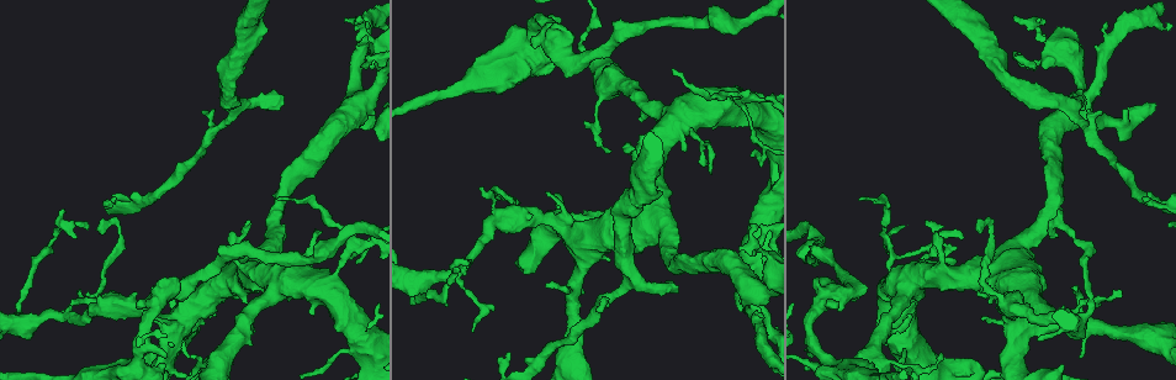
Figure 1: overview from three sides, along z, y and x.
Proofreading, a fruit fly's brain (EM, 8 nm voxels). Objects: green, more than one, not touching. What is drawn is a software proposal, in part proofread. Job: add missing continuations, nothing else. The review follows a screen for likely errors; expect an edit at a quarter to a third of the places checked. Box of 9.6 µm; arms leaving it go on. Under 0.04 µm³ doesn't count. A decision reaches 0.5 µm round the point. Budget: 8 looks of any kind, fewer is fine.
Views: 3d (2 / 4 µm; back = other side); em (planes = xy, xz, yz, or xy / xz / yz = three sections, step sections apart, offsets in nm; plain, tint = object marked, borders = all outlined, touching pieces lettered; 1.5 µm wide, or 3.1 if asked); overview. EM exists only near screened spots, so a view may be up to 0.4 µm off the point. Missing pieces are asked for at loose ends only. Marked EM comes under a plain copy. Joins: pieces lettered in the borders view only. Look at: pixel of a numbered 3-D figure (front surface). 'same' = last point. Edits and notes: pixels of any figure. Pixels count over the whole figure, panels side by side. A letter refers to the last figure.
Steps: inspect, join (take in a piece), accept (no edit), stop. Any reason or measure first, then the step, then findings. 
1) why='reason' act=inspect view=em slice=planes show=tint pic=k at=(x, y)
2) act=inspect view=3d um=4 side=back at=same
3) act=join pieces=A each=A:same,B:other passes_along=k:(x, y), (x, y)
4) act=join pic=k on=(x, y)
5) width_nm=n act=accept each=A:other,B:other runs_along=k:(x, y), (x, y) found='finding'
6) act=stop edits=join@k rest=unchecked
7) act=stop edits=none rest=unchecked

why='branch stops here' act=inspect view=3d um=4 pic=1 at=(524, 273)

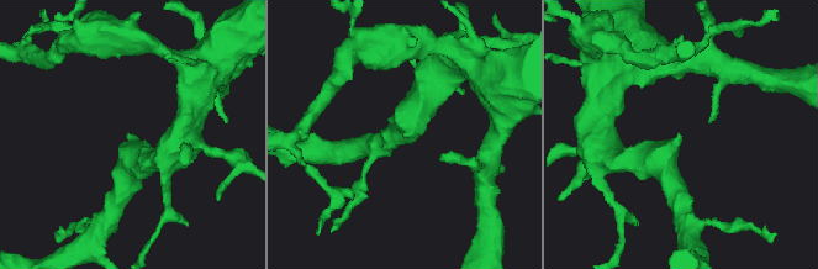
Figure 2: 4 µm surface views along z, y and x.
act=inspect view=em slice=planes show=borders pic=2 at=(127, 133)

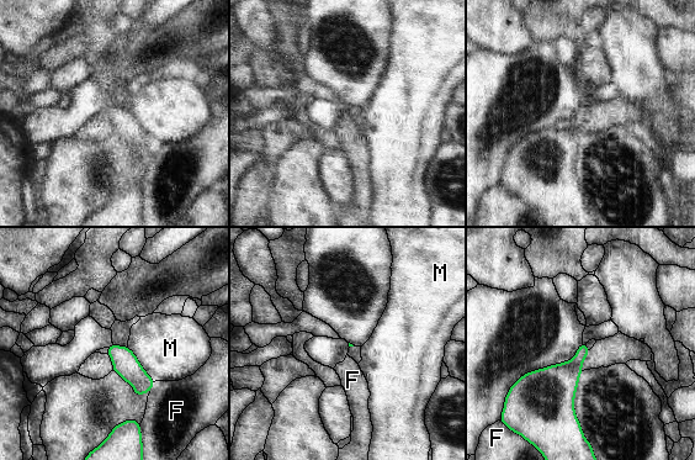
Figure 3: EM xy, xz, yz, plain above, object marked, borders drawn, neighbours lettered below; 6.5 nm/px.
longest_contact=M:300nm act=accept each=F:other,M:other found='no lettered piece goes on from it'

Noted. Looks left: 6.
act=inspect view=3d um=4 side=back pic=1 at=(163, 363)

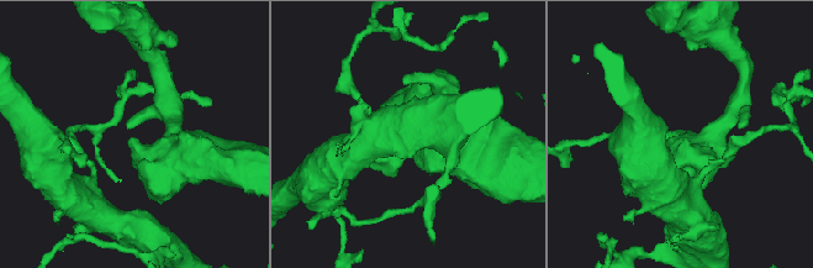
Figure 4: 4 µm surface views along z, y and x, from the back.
act=inspect view=em slice=planes show=borders pic=4 at=(130, 143)

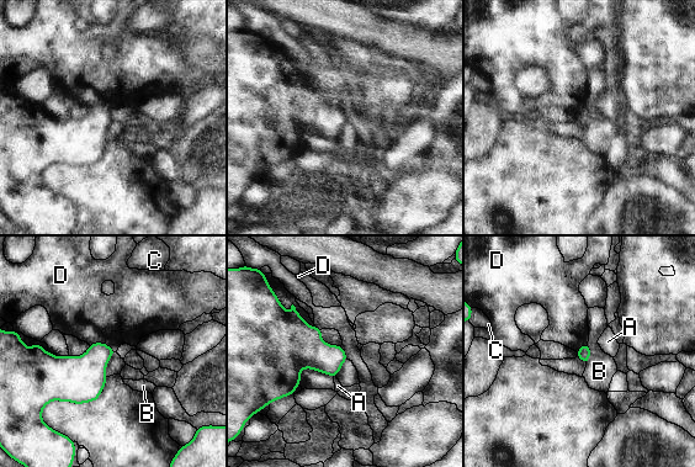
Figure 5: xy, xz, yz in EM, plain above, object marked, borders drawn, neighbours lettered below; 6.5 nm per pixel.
act=accept each=A:other,B:other,C:other,D:other border=5:(588, 343), (589, 360), (585, 364) found='no lettered piece goes on from it'

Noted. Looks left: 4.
why='an open end' act=inspect view=em slice=planes show=borders pic=1 at=(749, 155)

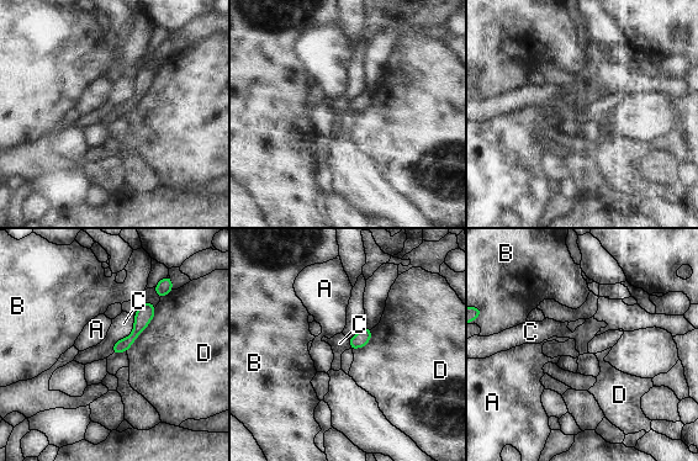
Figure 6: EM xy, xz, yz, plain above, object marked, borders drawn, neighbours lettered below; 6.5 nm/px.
act=accept each=A:other,B:other,C:other,D:other runs_along=6:(148, 305), (137, 332), (115, 350) found='none of them fits'

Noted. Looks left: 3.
act=stop edits=none rest=unchecked

